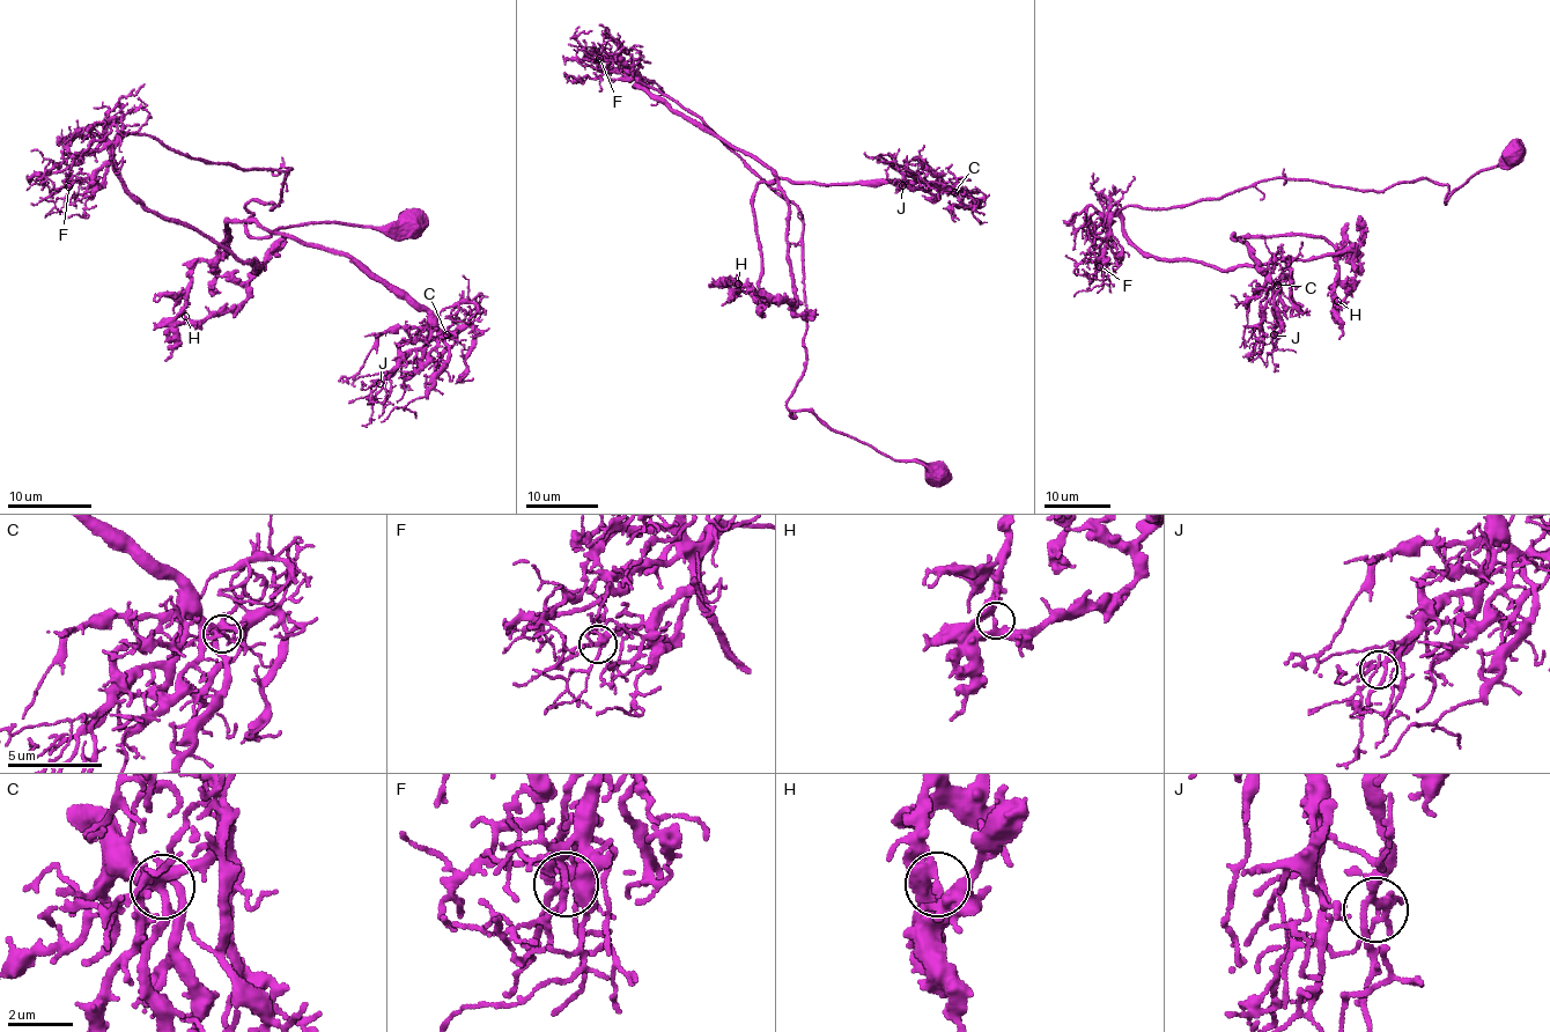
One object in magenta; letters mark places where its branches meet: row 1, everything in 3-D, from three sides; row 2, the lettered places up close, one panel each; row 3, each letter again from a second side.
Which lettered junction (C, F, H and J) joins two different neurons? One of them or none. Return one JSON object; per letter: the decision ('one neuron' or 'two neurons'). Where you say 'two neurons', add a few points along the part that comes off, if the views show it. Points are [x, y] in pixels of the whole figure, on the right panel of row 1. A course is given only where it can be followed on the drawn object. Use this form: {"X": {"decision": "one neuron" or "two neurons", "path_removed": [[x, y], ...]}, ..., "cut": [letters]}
{"C": {"decision": "one neuron"}, "F": {"decision": "one neuron"}, "H": {"decision": "two neurons", "path_removed": [[1337, 300], [1338, 251], [1323, 238], [1232, 236], [1248, 241], [1281, 321], [1266, 367]]}, "J": {"decision": "one neuron"}, "cut": ["H"]}

